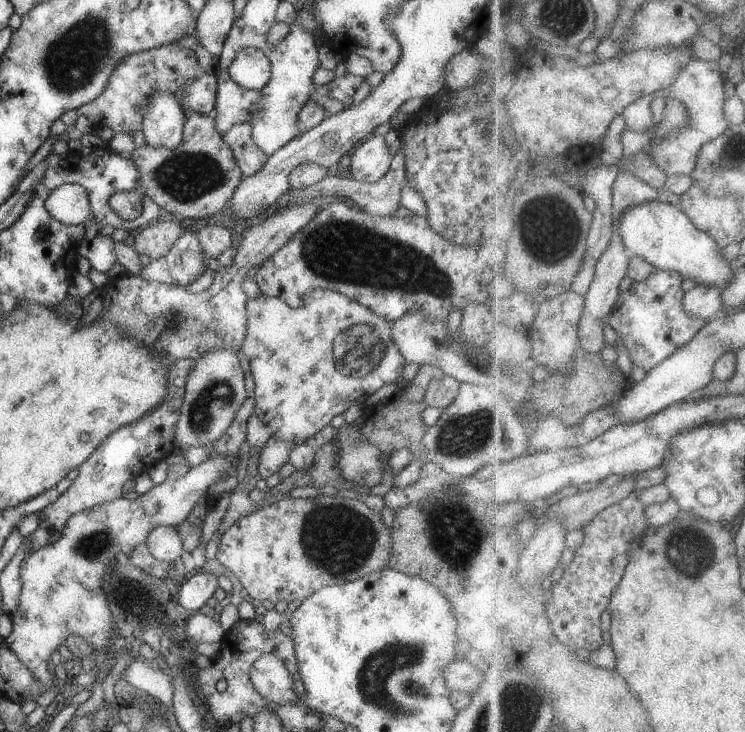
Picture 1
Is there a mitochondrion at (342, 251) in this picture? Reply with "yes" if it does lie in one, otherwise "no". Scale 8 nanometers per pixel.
yes

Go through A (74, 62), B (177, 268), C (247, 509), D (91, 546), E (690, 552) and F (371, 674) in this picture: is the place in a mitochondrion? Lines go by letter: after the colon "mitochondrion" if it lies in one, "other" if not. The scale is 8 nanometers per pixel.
A: mitochondrion
B: other
C: other
D: mitochondrion
E: mitochondrion
F: mitochondrion

